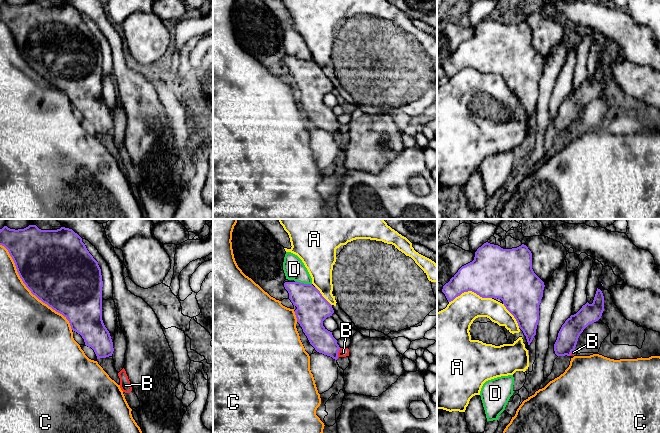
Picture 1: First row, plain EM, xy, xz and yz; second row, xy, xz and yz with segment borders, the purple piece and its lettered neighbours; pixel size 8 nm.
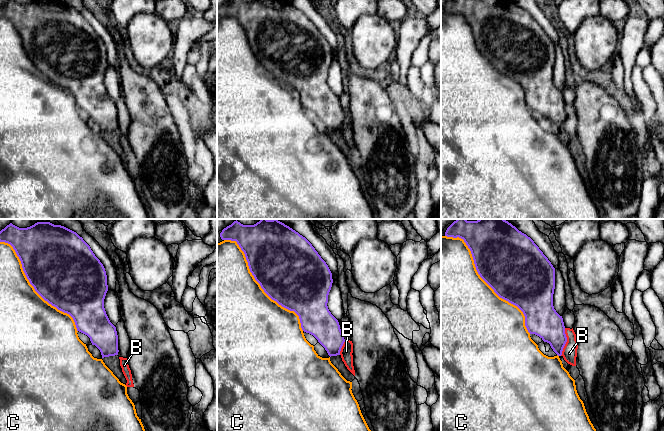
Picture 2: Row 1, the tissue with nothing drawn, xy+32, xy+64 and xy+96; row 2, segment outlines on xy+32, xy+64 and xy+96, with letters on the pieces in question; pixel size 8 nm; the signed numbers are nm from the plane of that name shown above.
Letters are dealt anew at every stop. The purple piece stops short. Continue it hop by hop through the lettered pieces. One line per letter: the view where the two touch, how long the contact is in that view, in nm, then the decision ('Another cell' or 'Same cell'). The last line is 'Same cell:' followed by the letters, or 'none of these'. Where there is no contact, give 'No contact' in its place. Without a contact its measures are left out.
A: Touches purple in yz. Shared border 340 nm. Another cell
B: Touches purple in xz. Shared border 80 nm. Another cell
C: Touches purple in xy. Shared border 900 nm. Another cell
D: Touches purple in xz. Shared border 140 nm. Another cell
Same cell: none of these

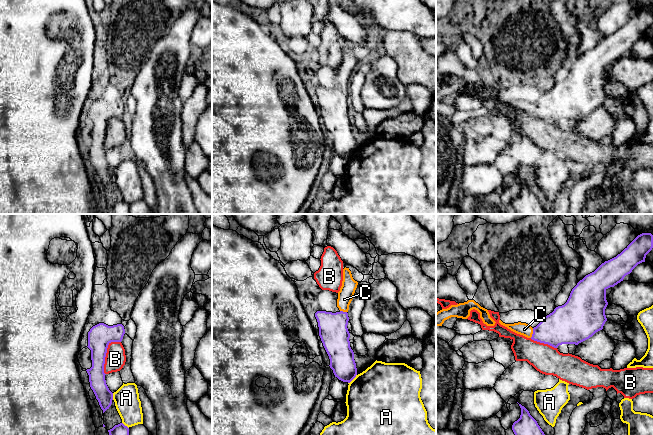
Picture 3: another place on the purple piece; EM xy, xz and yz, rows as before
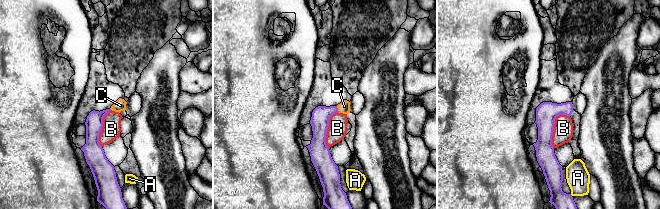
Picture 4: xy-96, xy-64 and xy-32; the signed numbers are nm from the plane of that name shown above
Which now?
A: Touches purple in xz. Shared border 100 nm. Another cell
B: Touches purple in xy. Shared border 300 nm. Another cell
C: Touches purple in yz. Shared border 80 nm. Same cell
Same cell: C

